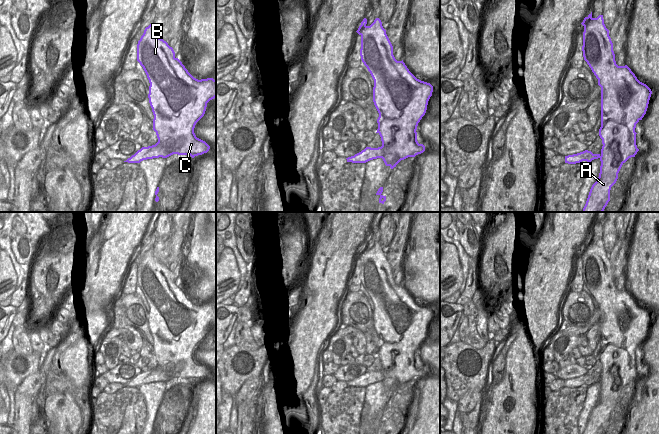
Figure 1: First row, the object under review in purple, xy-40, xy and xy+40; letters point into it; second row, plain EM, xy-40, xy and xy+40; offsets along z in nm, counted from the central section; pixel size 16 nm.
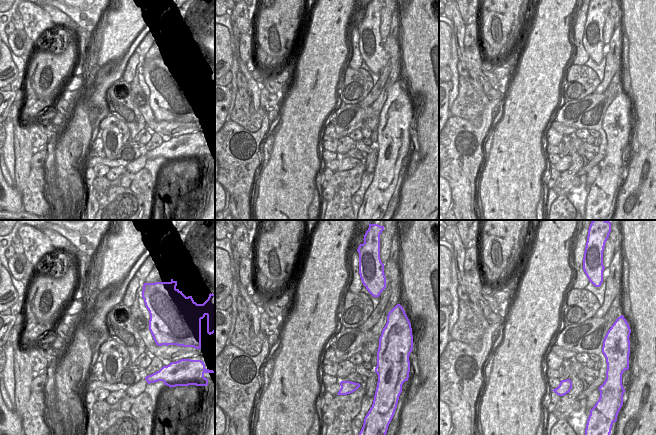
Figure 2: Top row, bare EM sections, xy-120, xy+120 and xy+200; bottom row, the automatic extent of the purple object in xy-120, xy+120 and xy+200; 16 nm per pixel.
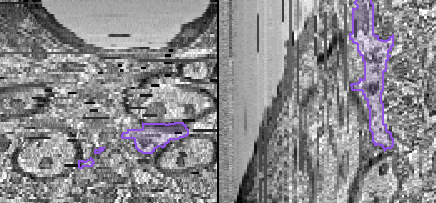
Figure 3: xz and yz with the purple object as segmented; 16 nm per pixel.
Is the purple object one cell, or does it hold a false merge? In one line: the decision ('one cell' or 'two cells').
two cells

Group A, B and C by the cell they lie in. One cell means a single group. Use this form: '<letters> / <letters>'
A B / C

